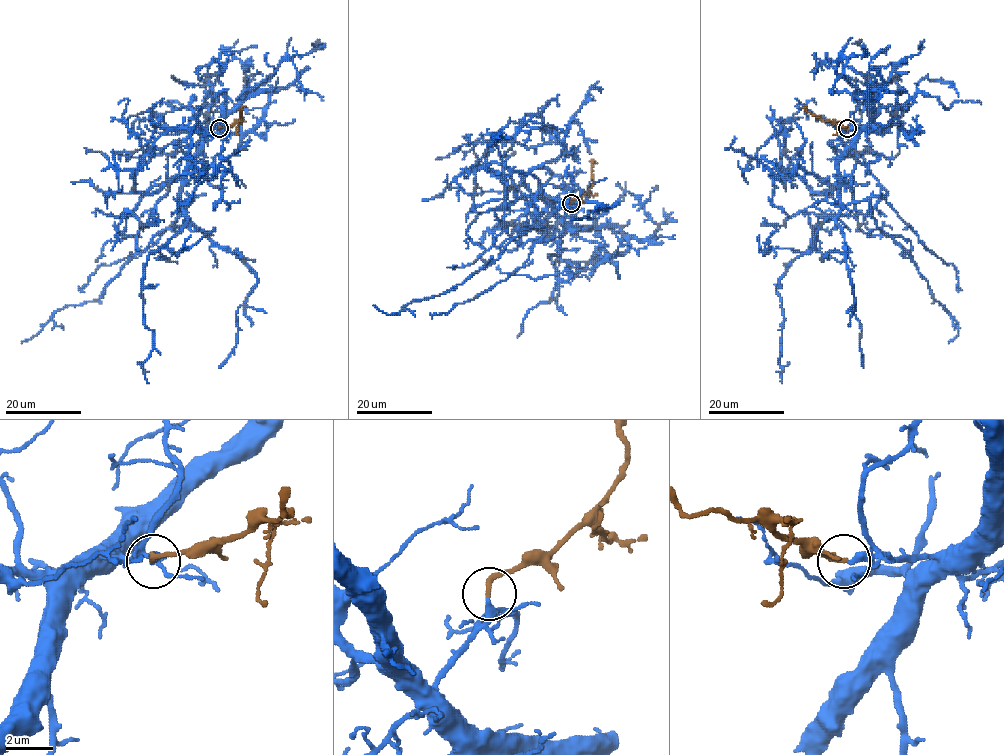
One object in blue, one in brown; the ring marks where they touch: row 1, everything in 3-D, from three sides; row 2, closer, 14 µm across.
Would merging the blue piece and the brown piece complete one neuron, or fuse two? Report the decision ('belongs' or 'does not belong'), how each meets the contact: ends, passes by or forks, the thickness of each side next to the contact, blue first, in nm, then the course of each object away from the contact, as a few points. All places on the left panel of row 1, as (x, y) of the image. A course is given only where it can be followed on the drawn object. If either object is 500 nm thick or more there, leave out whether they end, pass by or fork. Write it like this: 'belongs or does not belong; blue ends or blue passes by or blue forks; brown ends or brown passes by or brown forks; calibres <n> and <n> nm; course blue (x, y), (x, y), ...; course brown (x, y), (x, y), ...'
belongs; blue ends; brown ends; calibres 320 and 240 nm; course blue (219, 128), (211, 128), (189, 164), (181, 205), (192, 200), (180, 215), (98, 299), (60, 308), (21, 343); course brown (219, 128), (241, 121), (241, 109), (245, 106)

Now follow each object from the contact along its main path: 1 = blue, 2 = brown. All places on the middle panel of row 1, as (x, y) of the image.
1: (571, 204), (562, 218), (532, 196), (543, 225), (462, 284), (397, 314), (373, 305)
2: (571, 203), (593, 183), (593, 161), (596, 163)

